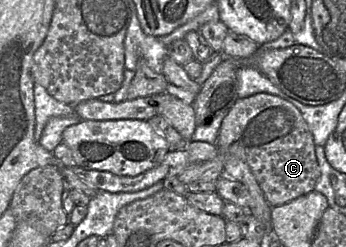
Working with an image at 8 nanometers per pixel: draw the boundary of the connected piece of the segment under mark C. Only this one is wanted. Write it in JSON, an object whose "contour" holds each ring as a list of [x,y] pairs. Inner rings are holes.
{"contour":[[[256,93],[238,99],[224,117],[216,142],[218,155],[208,161],[192,163],[177,178],[185,185],[202,181],[216,182],[224,175],[224,156],[232,155],[245,161],[255,176],[263,194],[271,207],[284,205],[295,198],[315,190],[320,177],[320,167],[316,157],[313,134],[300,110],[292,103],[269,93]]]}

